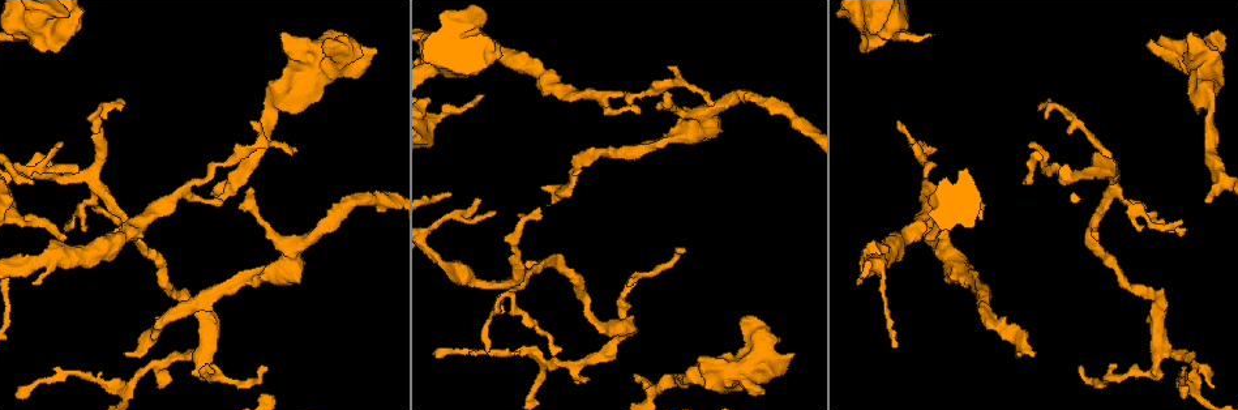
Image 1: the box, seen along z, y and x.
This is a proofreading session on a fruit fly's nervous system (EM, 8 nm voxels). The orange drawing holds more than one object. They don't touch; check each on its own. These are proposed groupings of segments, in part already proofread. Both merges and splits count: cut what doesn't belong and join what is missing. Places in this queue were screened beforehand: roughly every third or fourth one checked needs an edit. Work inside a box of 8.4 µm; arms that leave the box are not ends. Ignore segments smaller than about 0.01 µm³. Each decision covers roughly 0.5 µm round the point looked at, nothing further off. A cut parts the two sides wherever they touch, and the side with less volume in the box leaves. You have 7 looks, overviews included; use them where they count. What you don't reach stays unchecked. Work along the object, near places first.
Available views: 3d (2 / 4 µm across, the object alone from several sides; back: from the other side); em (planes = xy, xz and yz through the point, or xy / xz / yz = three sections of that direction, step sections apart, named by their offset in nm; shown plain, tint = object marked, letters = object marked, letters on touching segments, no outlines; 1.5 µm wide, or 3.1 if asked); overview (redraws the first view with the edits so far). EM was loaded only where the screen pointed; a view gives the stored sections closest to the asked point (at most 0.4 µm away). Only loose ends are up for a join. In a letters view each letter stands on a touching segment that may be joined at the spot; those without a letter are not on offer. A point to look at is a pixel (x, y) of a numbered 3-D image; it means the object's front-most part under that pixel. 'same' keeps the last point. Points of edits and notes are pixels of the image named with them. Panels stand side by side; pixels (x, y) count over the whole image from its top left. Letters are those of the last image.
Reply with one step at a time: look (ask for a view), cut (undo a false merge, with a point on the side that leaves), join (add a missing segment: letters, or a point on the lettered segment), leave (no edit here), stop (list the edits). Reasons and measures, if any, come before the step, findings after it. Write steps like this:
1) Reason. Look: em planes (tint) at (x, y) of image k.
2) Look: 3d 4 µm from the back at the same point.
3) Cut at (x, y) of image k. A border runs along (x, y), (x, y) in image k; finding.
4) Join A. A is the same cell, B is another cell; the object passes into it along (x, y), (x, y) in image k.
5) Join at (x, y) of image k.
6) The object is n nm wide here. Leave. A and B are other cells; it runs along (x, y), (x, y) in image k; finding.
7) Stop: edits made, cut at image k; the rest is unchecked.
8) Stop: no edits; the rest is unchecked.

Tapers out. Look: 3d 4 µm at (936, 148) of image 1.

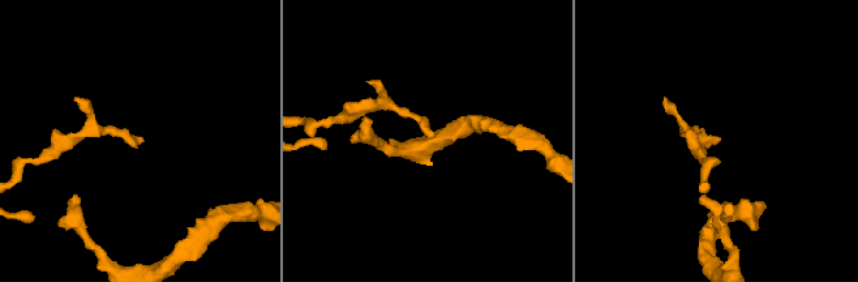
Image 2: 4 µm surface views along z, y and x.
Need the tissue. Look: em xy step 4 (tint) at (436, 133) of image 2.

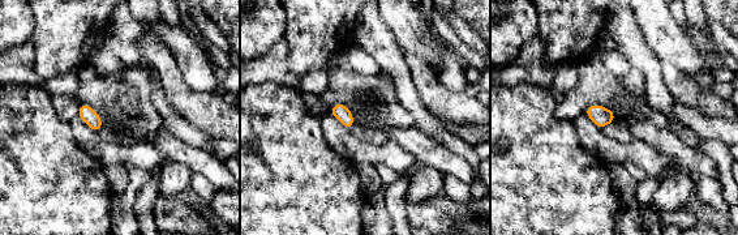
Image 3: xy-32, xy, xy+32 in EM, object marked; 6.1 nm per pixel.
Look: em planes (letters) at the same point.

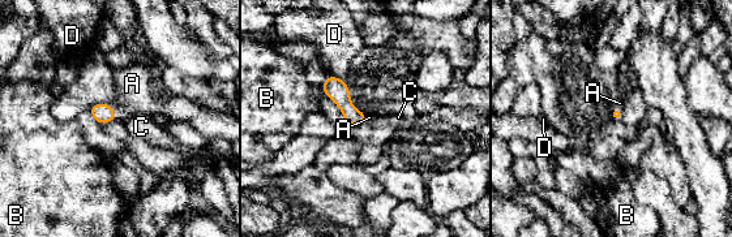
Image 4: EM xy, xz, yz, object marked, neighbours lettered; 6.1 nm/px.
Join A. A is the same cell, B, C and D are other cells; the object passes into it along (102, 113), (114, 112), (132, 83) in image 4; the cell continues.

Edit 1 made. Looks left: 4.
See it whole again. Look: overview.

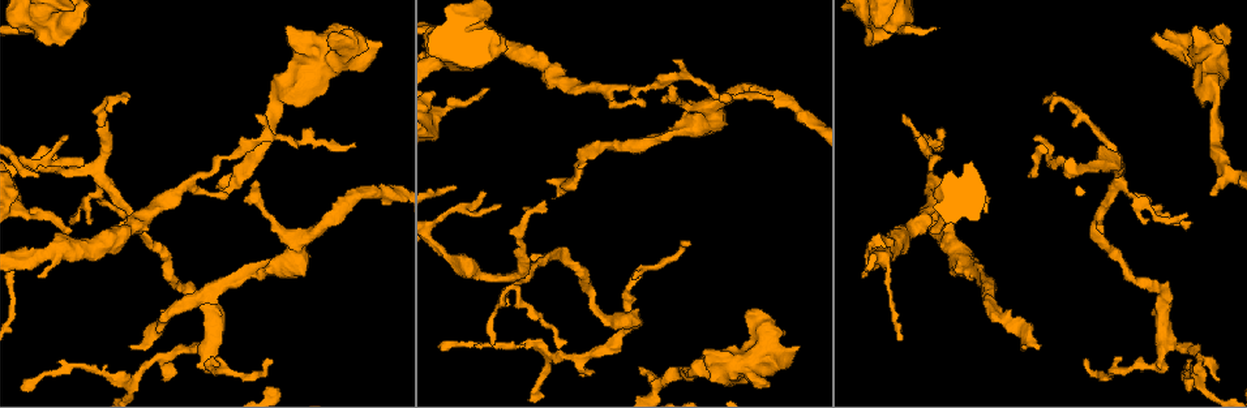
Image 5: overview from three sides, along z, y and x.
Free end. Look: em planes (tint) at (934, 230) of image 5.

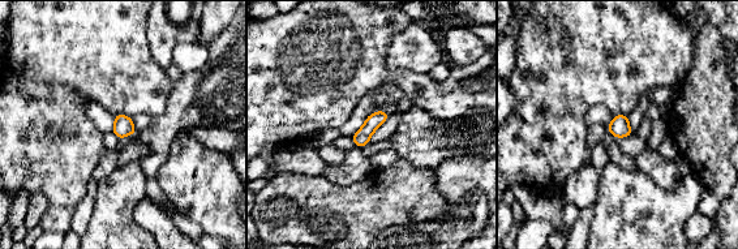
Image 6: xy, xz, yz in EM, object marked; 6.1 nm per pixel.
See the neighbours. Look: em planes (letters) at the same point.

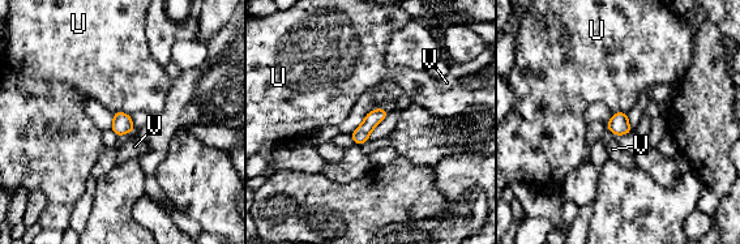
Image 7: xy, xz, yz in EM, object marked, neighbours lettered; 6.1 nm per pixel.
The object is 100 nm wide here. Leave. U and V are other cells; none of them fits.

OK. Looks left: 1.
Stop: edits made, join at image 4; the rest is unchecked.

